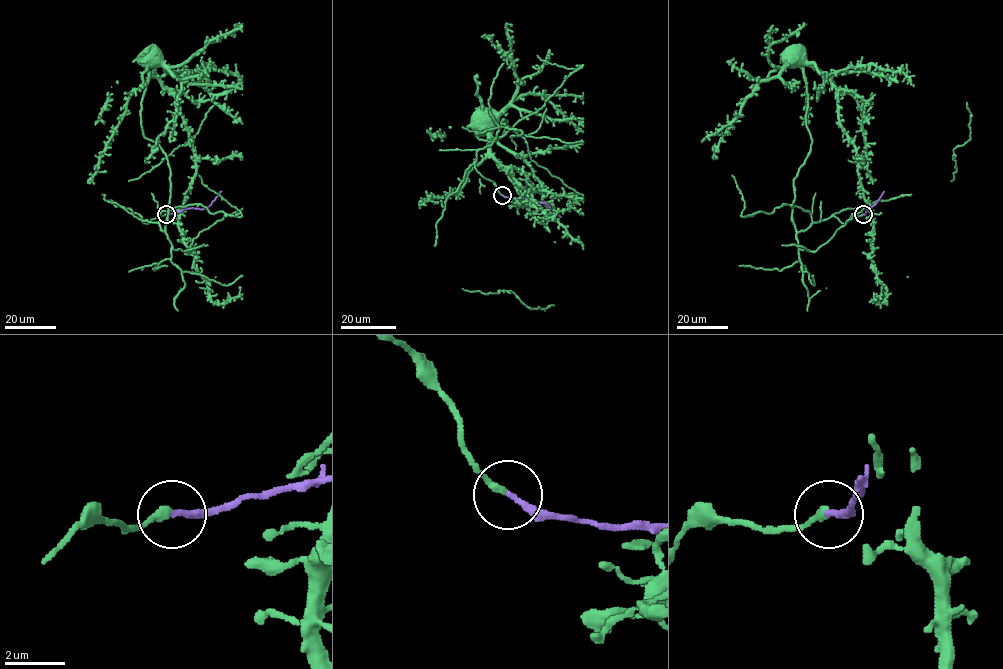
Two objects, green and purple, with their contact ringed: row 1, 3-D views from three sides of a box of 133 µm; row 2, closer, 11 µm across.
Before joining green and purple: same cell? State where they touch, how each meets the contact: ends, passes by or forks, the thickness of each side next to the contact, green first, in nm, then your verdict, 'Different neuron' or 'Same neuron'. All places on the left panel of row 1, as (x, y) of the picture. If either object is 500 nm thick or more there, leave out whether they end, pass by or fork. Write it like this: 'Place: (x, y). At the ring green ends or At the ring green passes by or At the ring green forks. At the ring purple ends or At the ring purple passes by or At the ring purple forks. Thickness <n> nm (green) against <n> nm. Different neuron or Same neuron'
Place: (166, 214). At the ring green ends. At the ring purple ends. Thickness 260 nm (green) against 200 nm. Same neuron

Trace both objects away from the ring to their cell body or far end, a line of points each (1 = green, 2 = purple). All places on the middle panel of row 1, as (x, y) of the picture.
1: (502, 195), (474, 162), (504, 119), (499, 138), (475, 134), (533, 188), (515, 205), (580, 215)
2: (502, 195), (546, 203), (561, 217)

